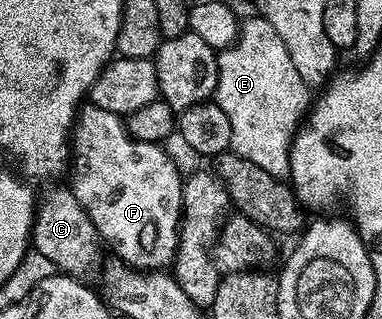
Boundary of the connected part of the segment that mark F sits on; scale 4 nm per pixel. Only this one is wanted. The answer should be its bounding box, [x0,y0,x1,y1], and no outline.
[70,104,180,272]

